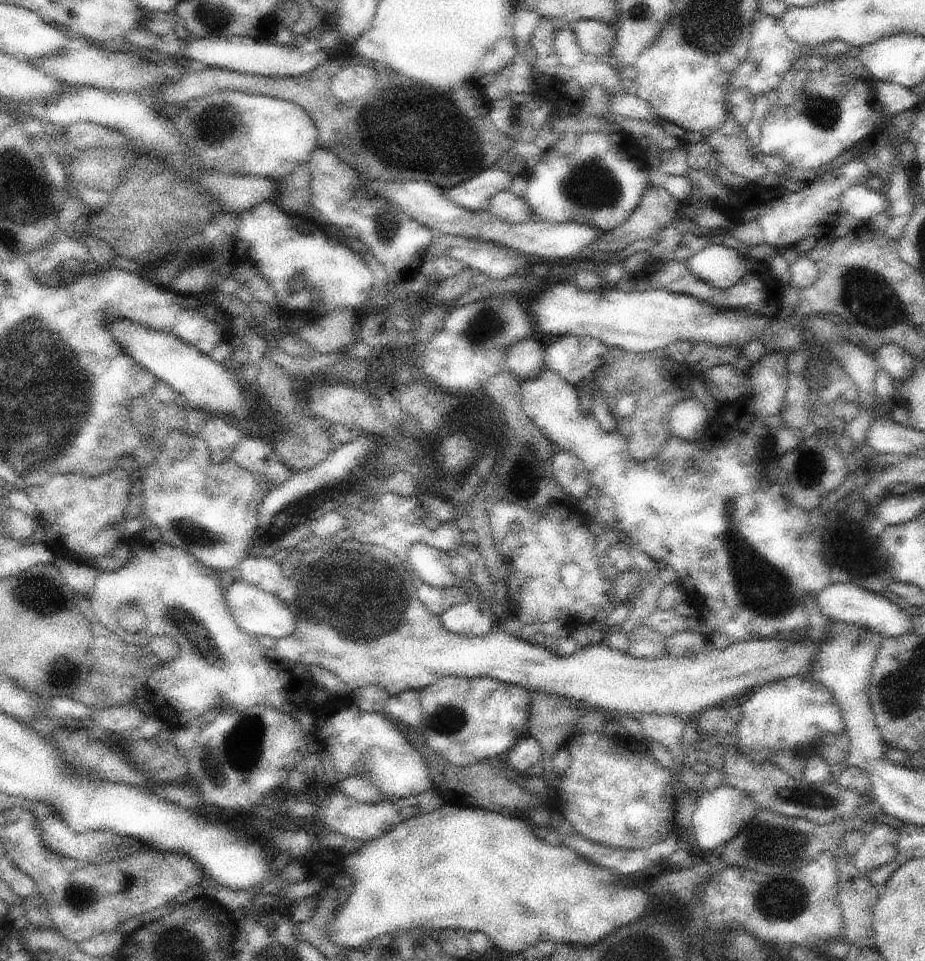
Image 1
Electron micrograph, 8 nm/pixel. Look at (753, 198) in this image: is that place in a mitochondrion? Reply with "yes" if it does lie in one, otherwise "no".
no

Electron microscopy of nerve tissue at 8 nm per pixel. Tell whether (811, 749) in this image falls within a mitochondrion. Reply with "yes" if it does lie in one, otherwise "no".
no

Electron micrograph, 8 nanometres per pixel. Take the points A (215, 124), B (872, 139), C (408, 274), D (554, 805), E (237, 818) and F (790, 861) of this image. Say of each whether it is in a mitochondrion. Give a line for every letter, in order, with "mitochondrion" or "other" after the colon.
A: mitochondrion
B: other
C: other
D: other
E: other
F: mitochondrion

